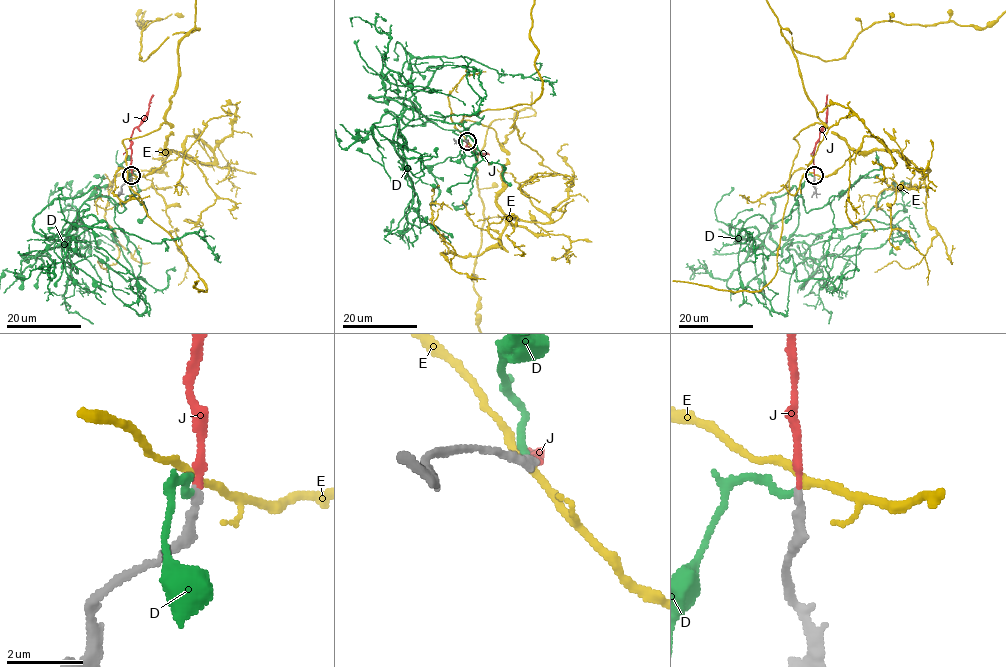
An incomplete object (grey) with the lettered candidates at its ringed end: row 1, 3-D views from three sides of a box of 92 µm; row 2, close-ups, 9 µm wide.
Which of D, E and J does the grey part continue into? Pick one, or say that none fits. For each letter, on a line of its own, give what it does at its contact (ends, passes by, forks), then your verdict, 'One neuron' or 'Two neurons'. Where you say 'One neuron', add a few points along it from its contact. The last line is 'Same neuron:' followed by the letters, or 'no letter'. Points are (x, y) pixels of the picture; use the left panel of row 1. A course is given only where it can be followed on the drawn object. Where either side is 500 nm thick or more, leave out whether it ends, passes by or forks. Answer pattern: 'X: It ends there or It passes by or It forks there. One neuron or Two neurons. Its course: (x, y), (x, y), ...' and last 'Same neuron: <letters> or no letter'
D: It ends there. Two neurons
E: It passes by. Two neurons
J: It ends there. One neuron. Its course: (131, 175), (132, 131), (147, 114), (153, 94)
Same neuron: J

